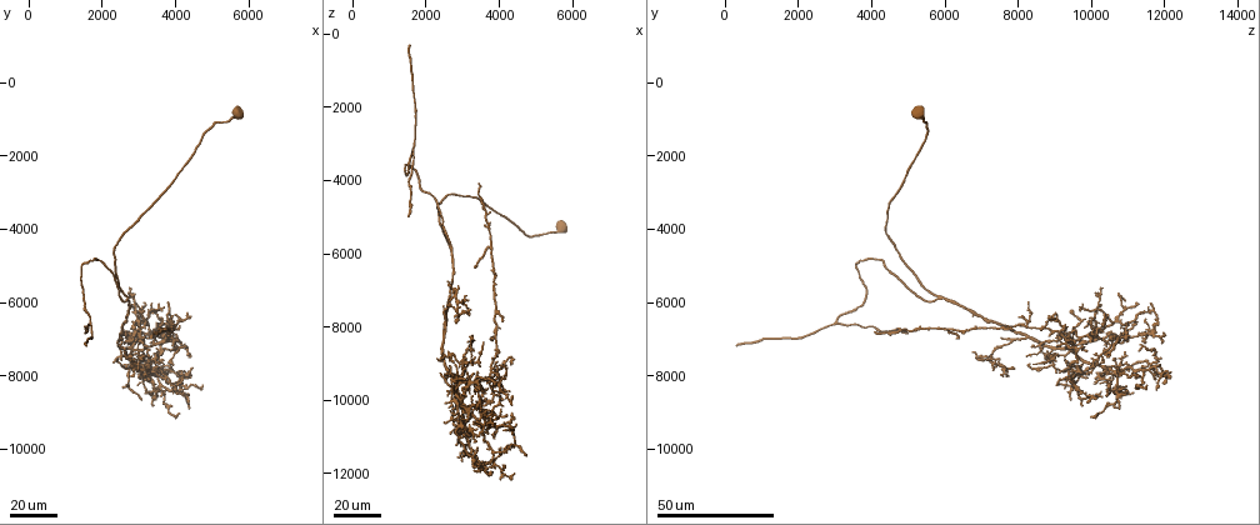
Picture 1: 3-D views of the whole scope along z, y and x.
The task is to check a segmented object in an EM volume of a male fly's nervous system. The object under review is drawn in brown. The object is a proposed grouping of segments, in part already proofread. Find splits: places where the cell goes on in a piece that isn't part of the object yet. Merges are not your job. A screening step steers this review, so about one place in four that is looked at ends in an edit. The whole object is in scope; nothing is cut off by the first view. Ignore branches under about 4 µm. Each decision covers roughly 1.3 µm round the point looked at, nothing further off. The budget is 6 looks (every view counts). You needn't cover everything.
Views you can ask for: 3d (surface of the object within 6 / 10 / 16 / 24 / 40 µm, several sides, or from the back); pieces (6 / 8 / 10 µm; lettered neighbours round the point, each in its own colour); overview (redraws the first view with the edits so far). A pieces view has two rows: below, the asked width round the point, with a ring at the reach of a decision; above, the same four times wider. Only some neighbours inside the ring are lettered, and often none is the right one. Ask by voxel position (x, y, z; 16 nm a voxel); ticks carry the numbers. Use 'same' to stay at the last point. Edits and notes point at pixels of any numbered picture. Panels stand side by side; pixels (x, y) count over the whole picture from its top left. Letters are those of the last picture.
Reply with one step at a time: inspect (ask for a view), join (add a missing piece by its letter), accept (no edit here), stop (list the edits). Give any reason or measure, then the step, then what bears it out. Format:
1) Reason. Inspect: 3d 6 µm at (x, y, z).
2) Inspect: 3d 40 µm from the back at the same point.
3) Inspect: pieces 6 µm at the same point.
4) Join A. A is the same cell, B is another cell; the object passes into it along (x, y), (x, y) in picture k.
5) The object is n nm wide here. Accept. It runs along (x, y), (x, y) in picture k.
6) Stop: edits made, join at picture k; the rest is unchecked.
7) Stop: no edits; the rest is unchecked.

Long arm stops here. Inspect: 3d 40 µm at (1500, 7100, 300).

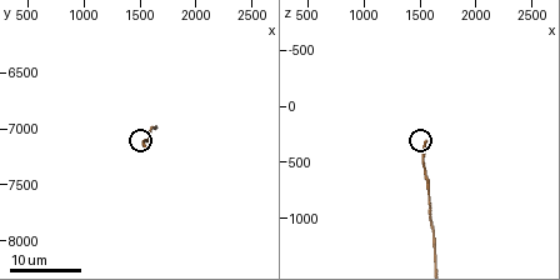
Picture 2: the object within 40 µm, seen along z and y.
What lies round it. Inspect: pieces 6 µm at (1580, 7180, 320).

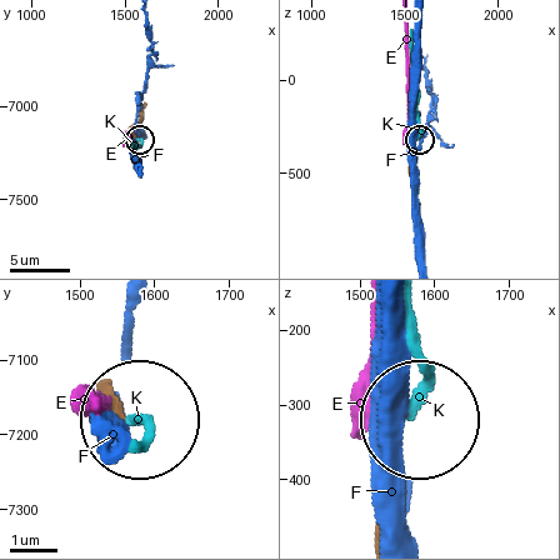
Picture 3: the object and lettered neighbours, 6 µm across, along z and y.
Join K. K is the same cell, E and F are other cells; the object passes into it along (106, 383), (135, 438) in picture 3; it goes on there.

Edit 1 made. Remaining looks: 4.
Inspect: overview.

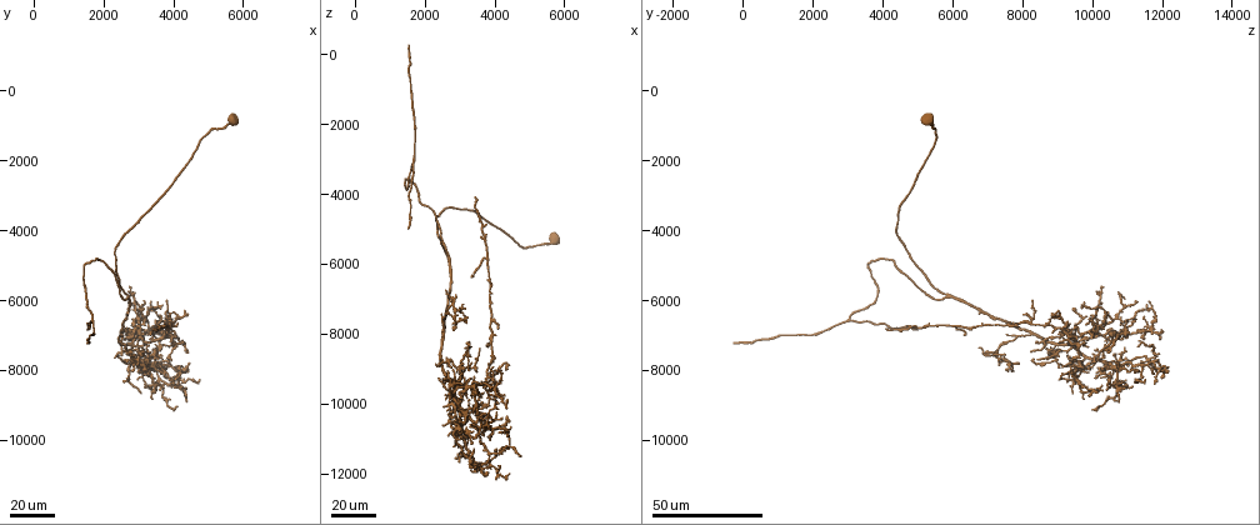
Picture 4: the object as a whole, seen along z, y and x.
An open end. Inspect: 3d 24 µm at (1500, 7100, -200).

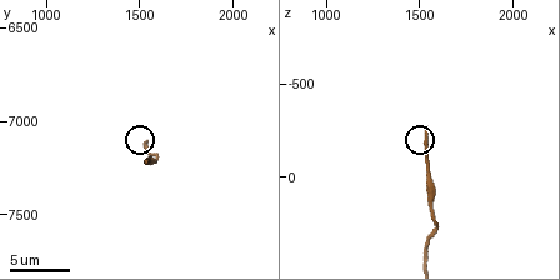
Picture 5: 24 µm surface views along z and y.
Inspect: pieces 8 µm at (1540, 7220, -280).

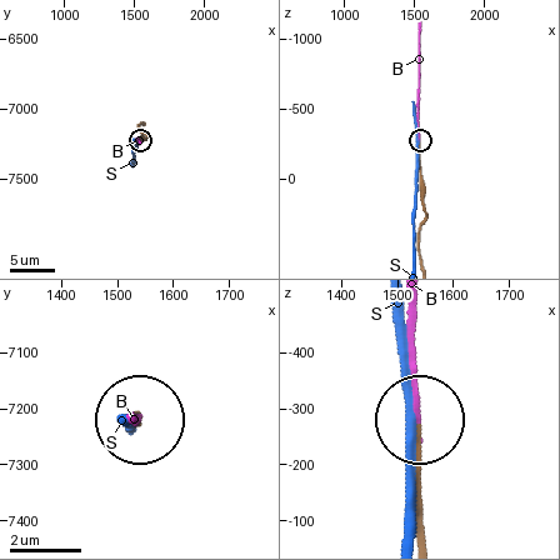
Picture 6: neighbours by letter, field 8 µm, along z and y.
Join B. B is the same cell, S is another cell; the object passes into it along (423, 526), (418, 305) in picture 6; the cell continues.

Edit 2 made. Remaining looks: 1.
Stop: edits made, join at picture 3, join at picture 6; the rest is unchecked.

